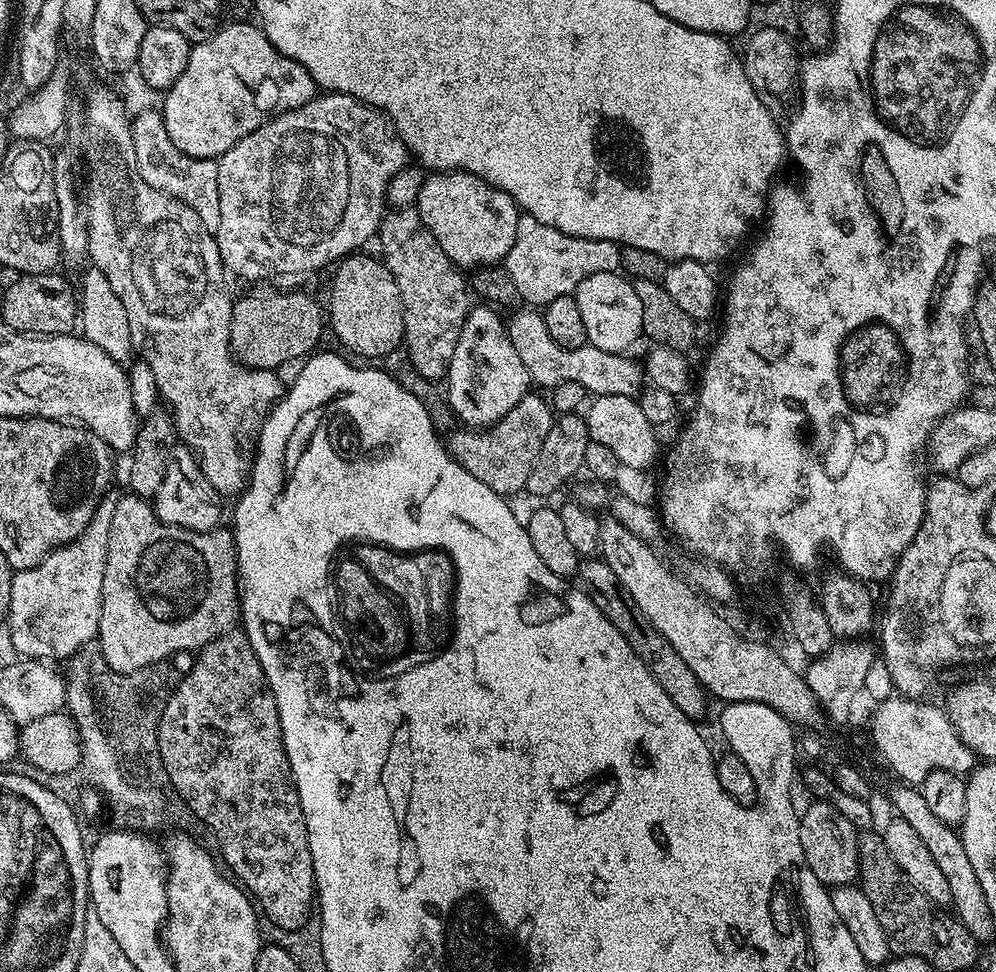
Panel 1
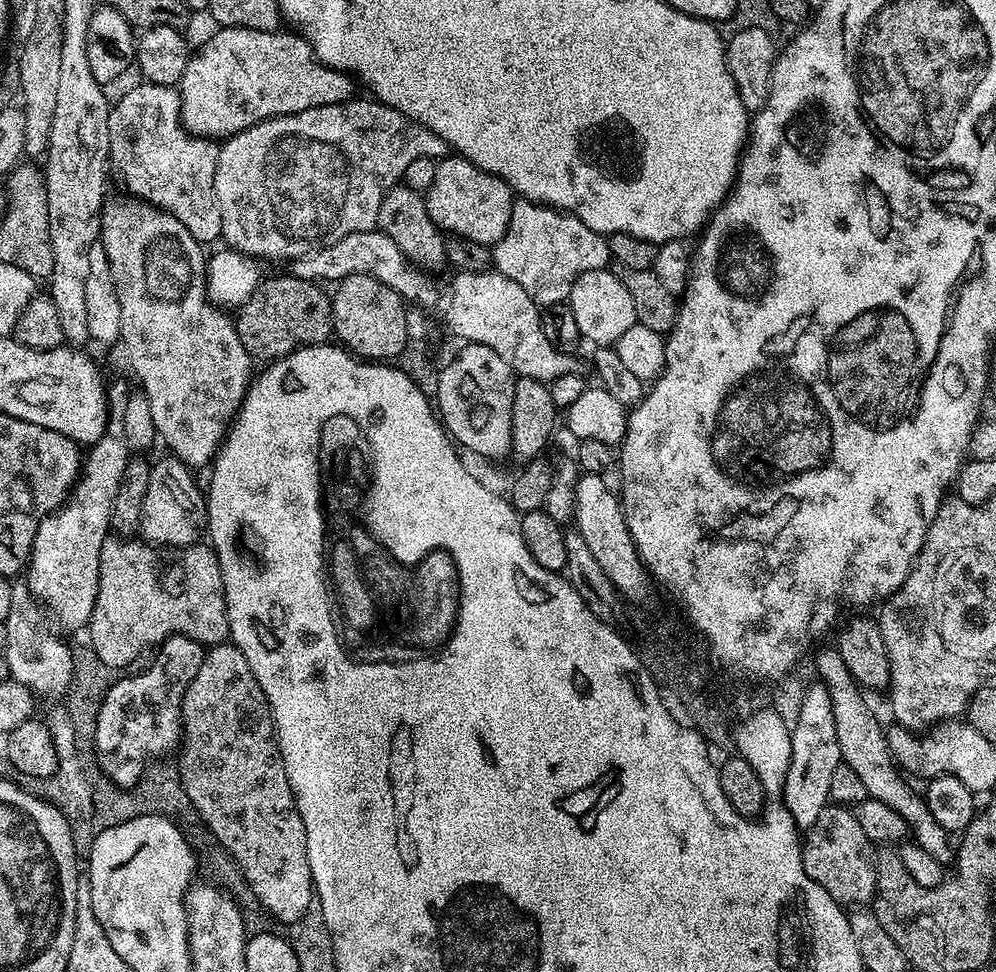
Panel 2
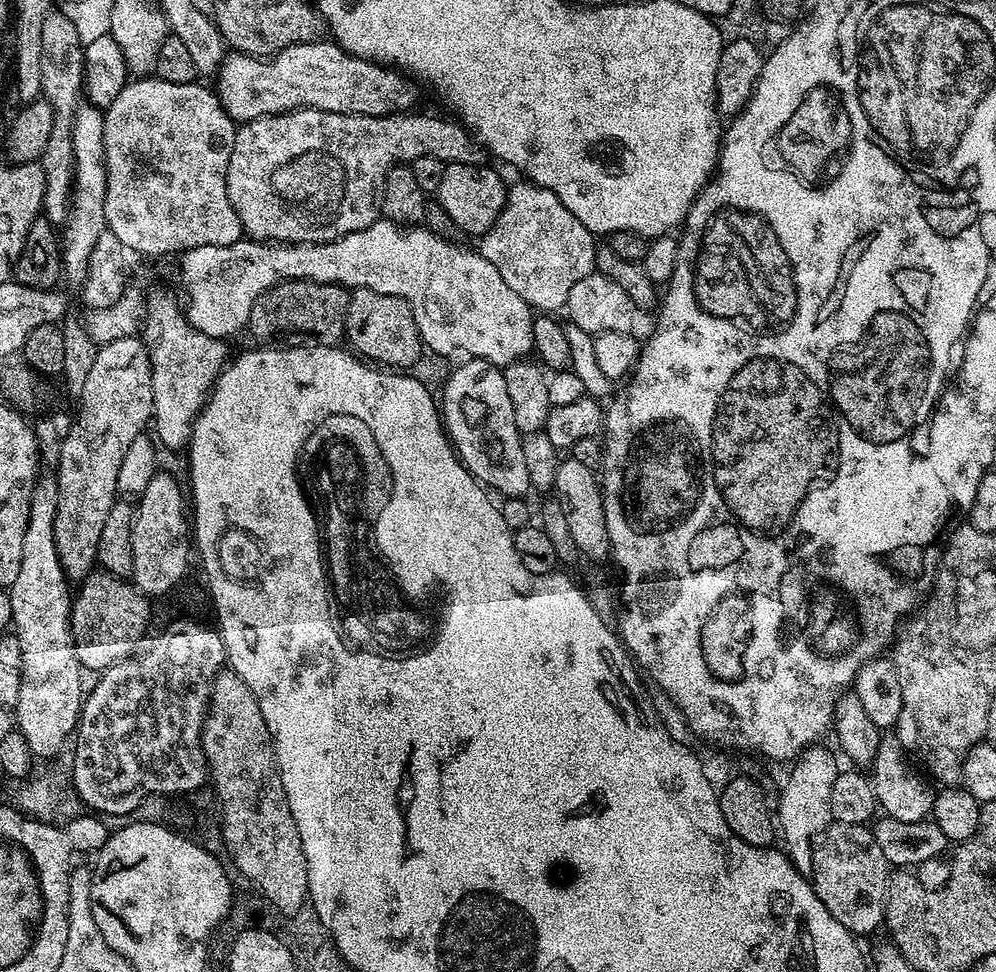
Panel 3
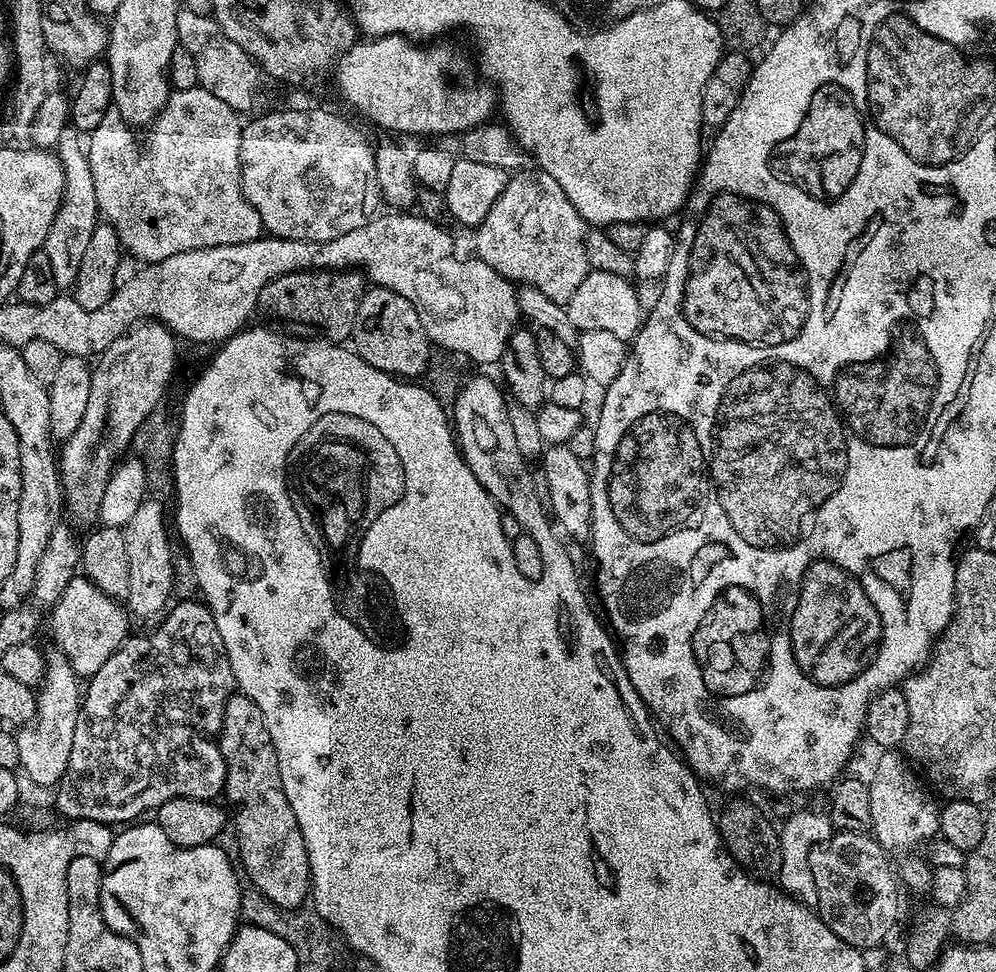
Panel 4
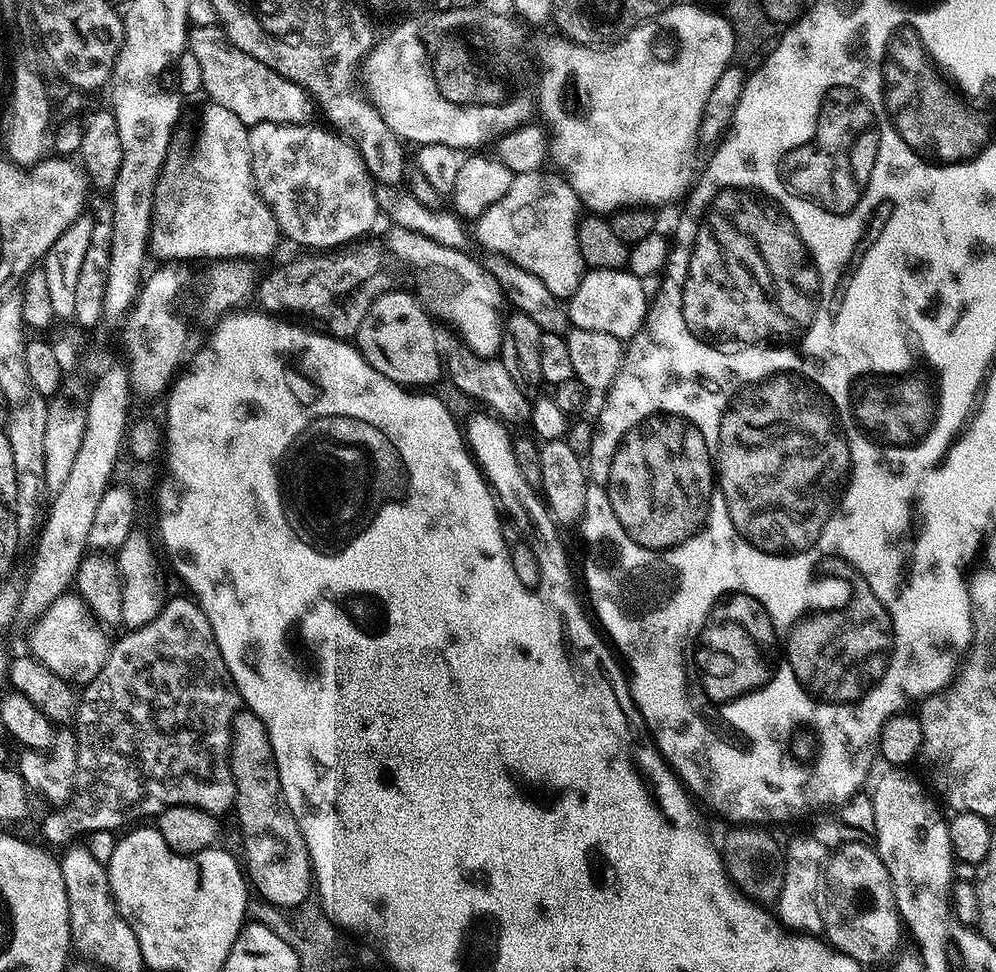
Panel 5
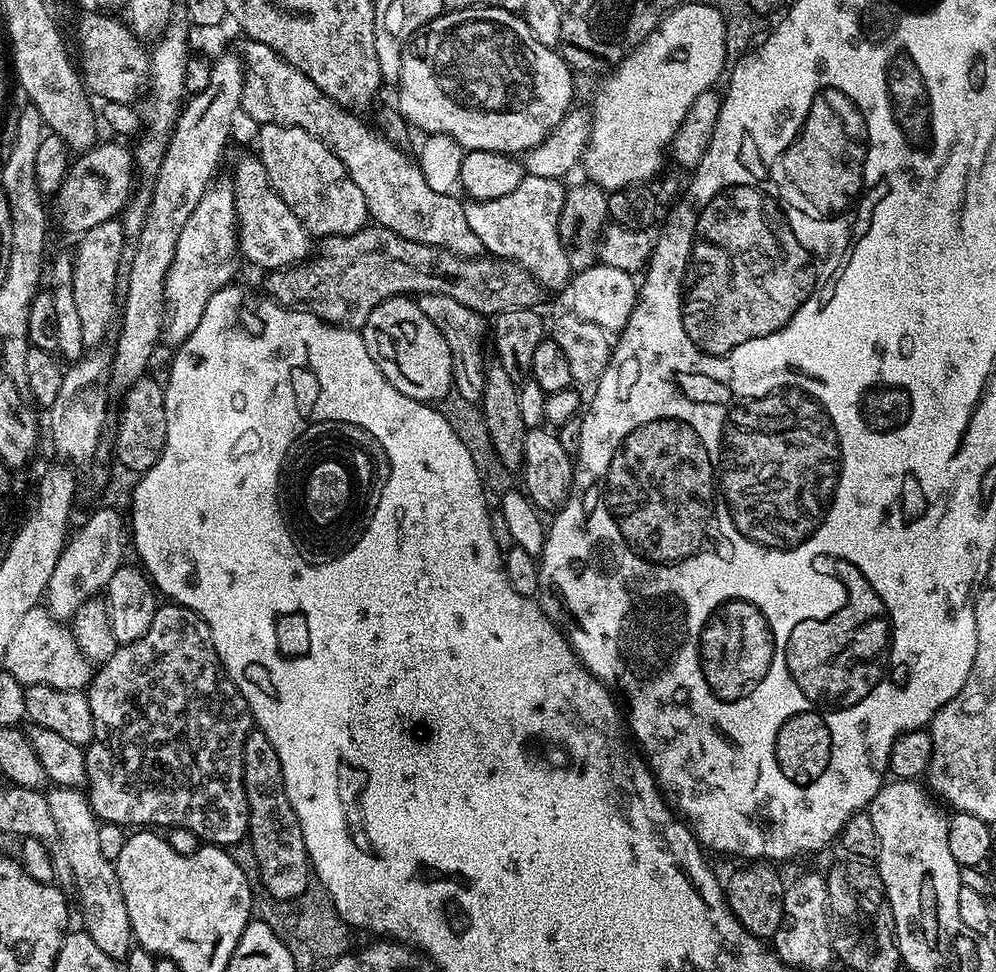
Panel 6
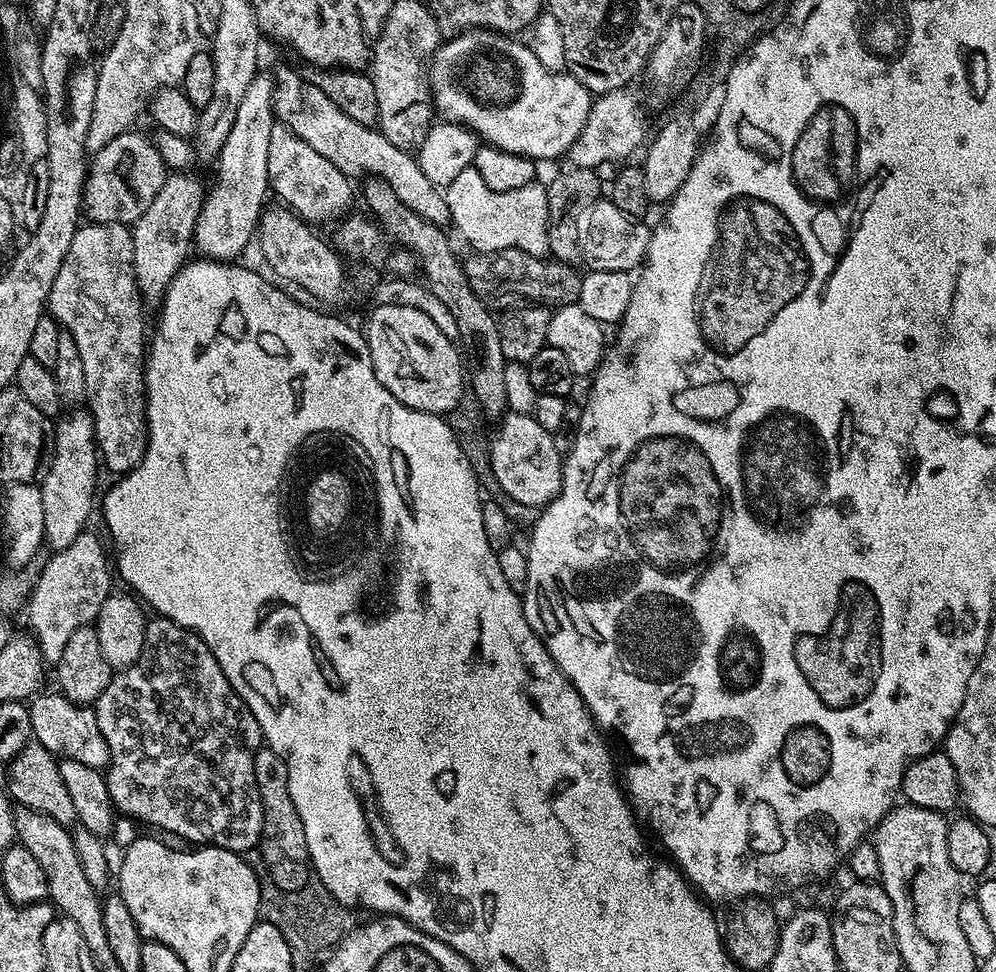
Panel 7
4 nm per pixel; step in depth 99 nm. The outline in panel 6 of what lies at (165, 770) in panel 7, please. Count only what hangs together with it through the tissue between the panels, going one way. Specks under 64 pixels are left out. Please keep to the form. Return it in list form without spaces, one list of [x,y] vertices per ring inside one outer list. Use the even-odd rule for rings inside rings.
[[[164,602],[159,605],[154,614],[153,621],[150,623],[149,629],[142,638],[129,644],[121,644],[116,649],[116,653],[107,660],[104,664],[99,665],[95,669],[92,677],[92,683],[86,689],[86,695],[90,702],[90,714],[94,722],[94,730],[92,734],[92,741],[86,746],[84,758],[86,760],[86,778],[88,783],[86,785],[86,795],[88,804],[92,807],[92,813],[96,815],[96,819],[105,824],[119,824],[121,826],[129,826],[128,824],[136,824],[132,826],[156,826],[152,824],[173,824],[176,828],[185,828],[188,832],[193,832],[196,836],[201,836],[201,841],[207,842],[212,846],[232,846],[228,844],[236,844],[239,840],[243,841],[248,835],[248,803],[246,802],[246,790],[244,789],[244,775],[242,774],[242,746],[246,742],[248,733],[253,731],[254,721],[252,718],[252,711],[248,708],[247,702],[242,698],[242,694],[234,686],[234,682],[226,674],[226,670],[222,666],[222,662],[218,658],[218,654],[214,650],[214,638],[210,626],[206,626],[206,622],[194,610],[184,608],[180,604],[173,604],[171,602]]]

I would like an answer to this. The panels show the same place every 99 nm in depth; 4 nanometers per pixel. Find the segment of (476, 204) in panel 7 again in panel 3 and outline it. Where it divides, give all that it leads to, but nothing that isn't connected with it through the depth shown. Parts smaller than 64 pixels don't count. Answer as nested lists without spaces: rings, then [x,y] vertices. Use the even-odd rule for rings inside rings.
[[[531,182],[519,183],[508,188],[508,200],[505,202],[503,210],[498,214],[494,226],[490,226],[490,230],[484,233],[479,241],[479,244],[481,244],[478,245],[478,251],[481,256],[486,258],[486,262],[490,262],[490,266],[494,266],[494,270],[498,270],[498,274],[502,274],[502,278],[506,281],[506,286],[510,286],[510,290],[514,290],[514,294],[518,294],[518,298],[522,298],[528,303],[529,308],[539,310],[544,314],[556,314],[559,313],[559,308],[561,311],[567,305],[570,298],[570,290],[573,286],[577,282],[582,282],[582,278],[586,278],[596,272],[597,237],[589,228],[582,226],[582,222],[578,222],[578,218],[574,218],[574,214],[570,214],[570,210],[566,210],[566,206],[562,206],[562,202],[558,202],[558,194],[554,194],[550,190],[546,190],[542,186]]]

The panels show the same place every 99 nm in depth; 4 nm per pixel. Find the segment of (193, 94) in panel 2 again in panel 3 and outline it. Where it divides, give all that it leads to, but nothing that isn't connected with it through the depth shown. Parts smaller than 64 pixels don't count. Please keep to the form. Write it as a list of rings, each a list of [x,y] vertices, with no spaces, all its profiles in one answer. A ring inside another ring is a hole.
[[[328,38],[295,44],[271,58],[233,51],[225,55],[215,80],[216,97],[231,120],[237,122],[279,116],[281,112],[294,112],[298,108],[317,108],[351,116],[386,116],[417,107],[417,85],[407,75],[352,56]]]

